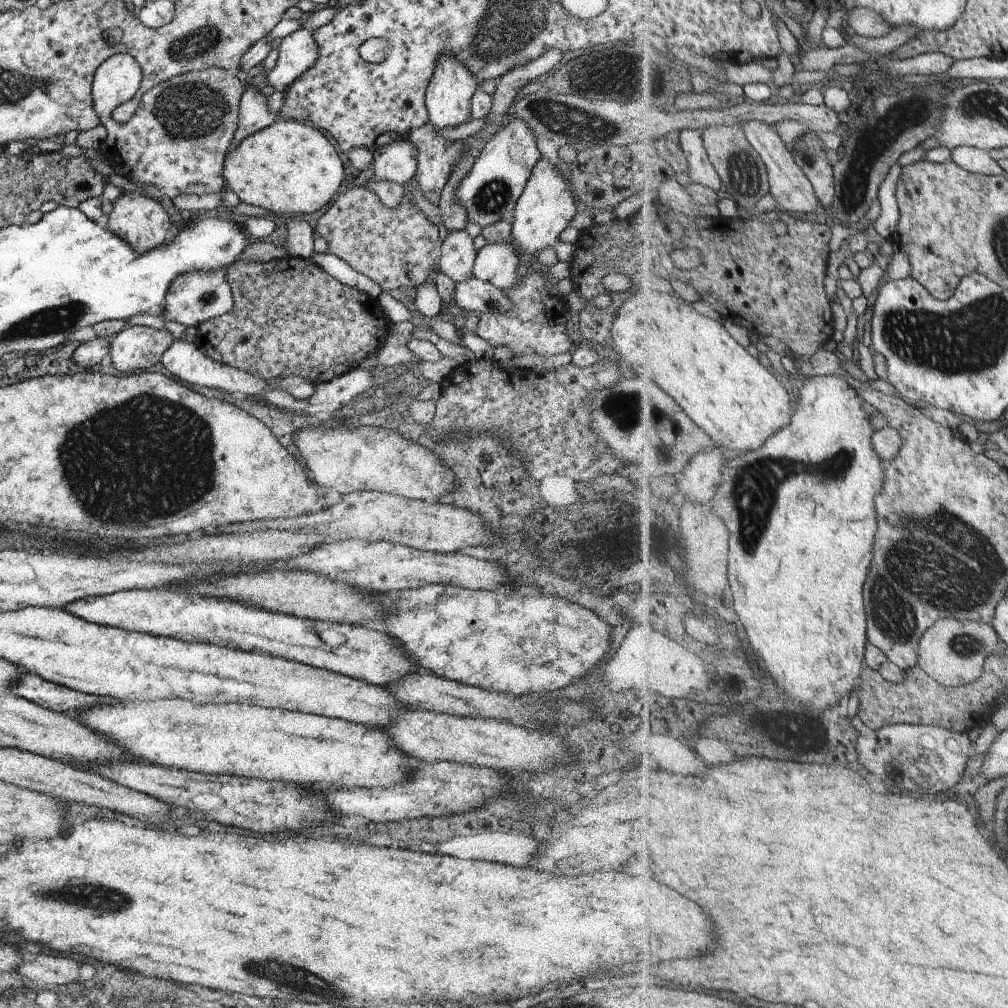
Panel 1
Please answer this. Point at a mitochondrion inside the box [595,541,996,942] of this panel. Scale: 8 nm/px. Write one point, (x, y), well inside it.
(962, 644)

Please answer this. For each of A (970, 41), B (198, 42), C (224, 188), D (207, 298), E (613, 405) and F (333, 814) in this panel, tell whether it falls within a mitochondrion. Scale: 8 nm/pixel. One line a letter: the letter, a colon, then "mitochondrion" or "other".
A: other
B: mitochondrion
C: other
D: mitochondrion
E: mitochondrion
F: other

